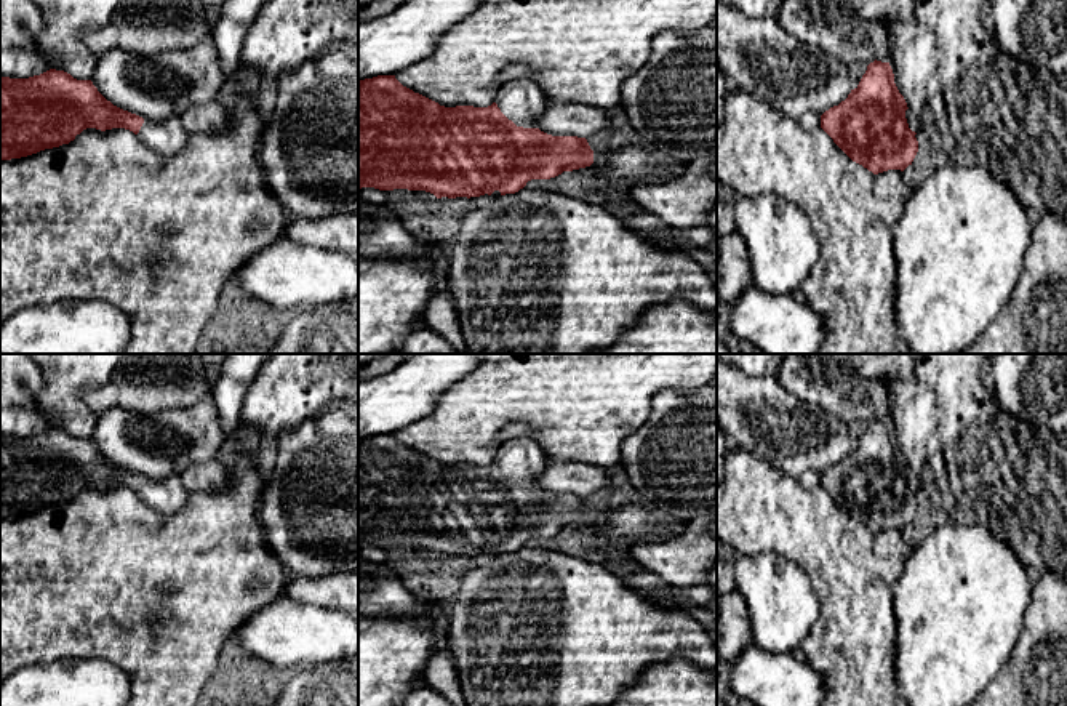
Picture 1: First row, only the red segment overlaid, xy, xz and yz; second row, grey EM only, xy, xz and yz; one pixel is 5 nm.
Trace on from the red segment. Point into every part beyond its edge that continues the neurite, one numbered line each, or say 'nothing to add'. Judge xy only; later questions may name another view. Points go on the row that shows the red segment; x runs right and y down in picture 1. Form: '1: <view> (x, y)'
1: xy (167, 138)

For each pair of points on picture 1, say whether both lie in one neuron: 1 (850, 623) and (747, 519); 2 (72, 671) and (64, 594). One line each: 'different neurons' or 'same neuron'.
1: same neuron
2: different neurons

